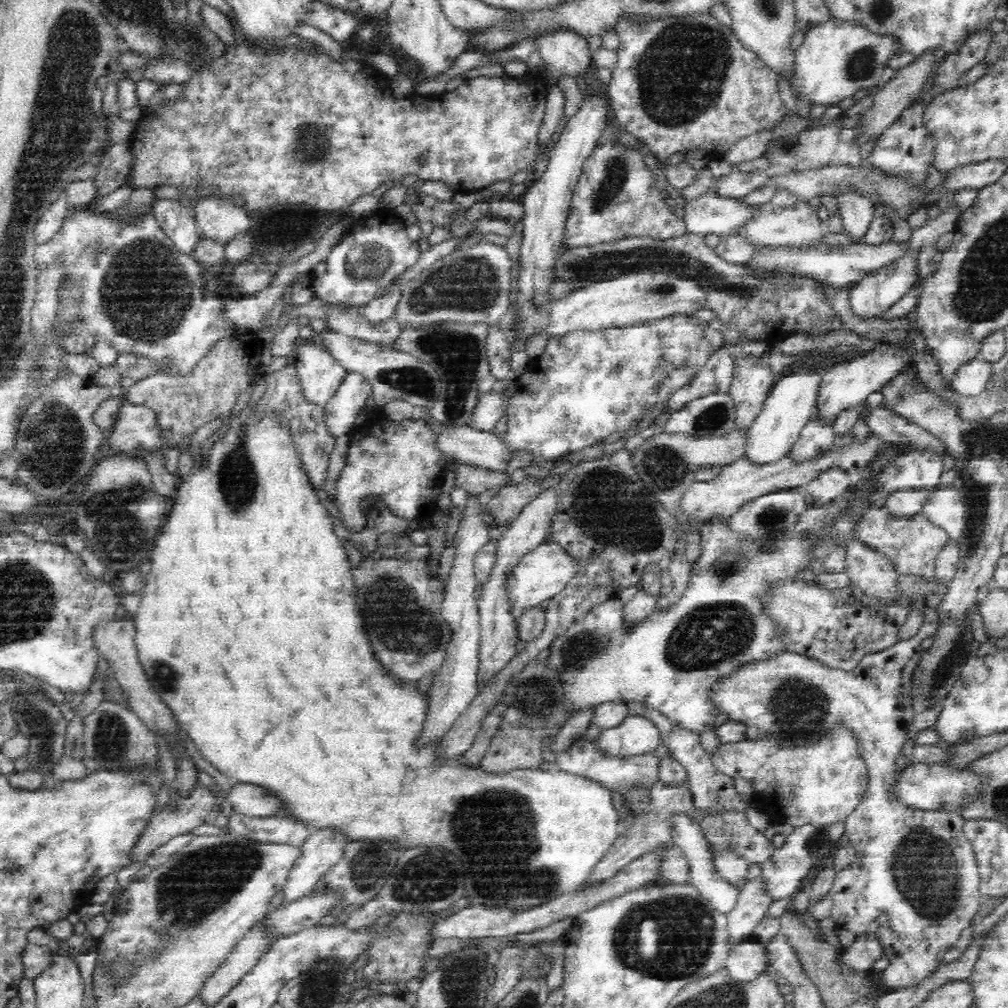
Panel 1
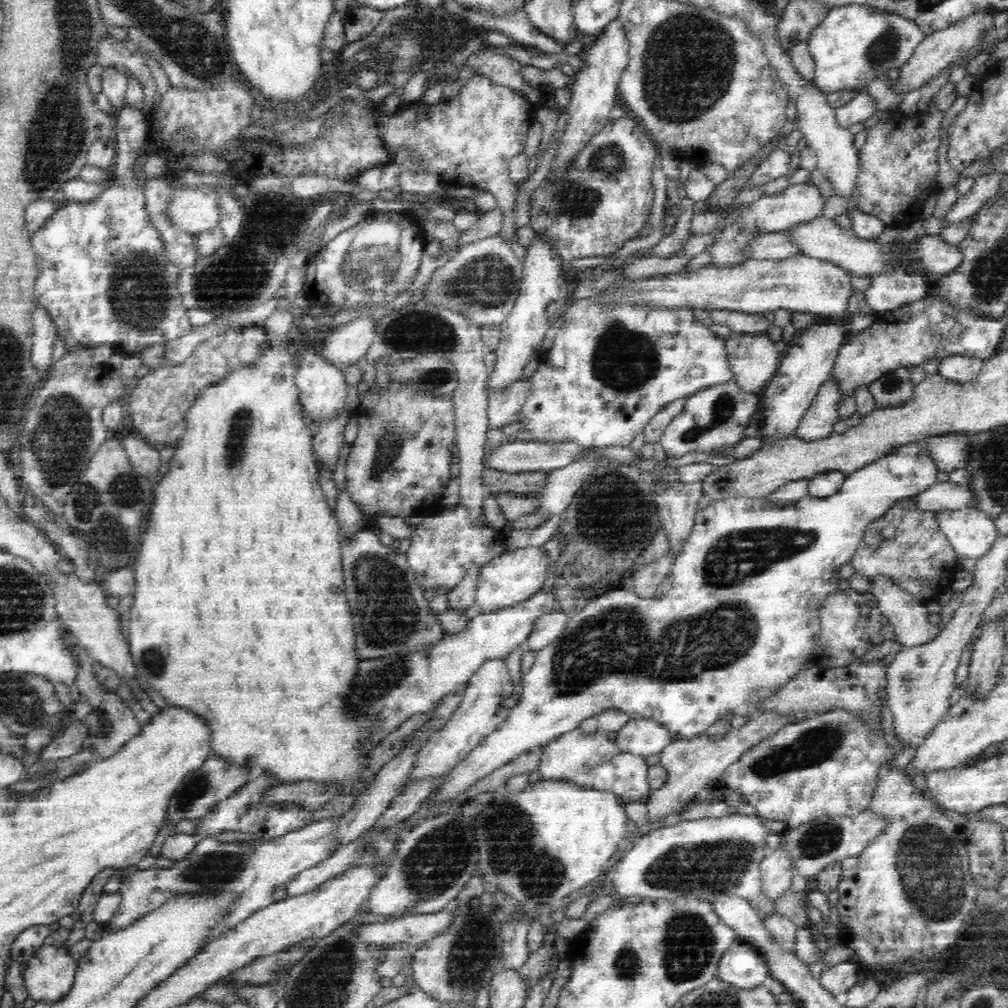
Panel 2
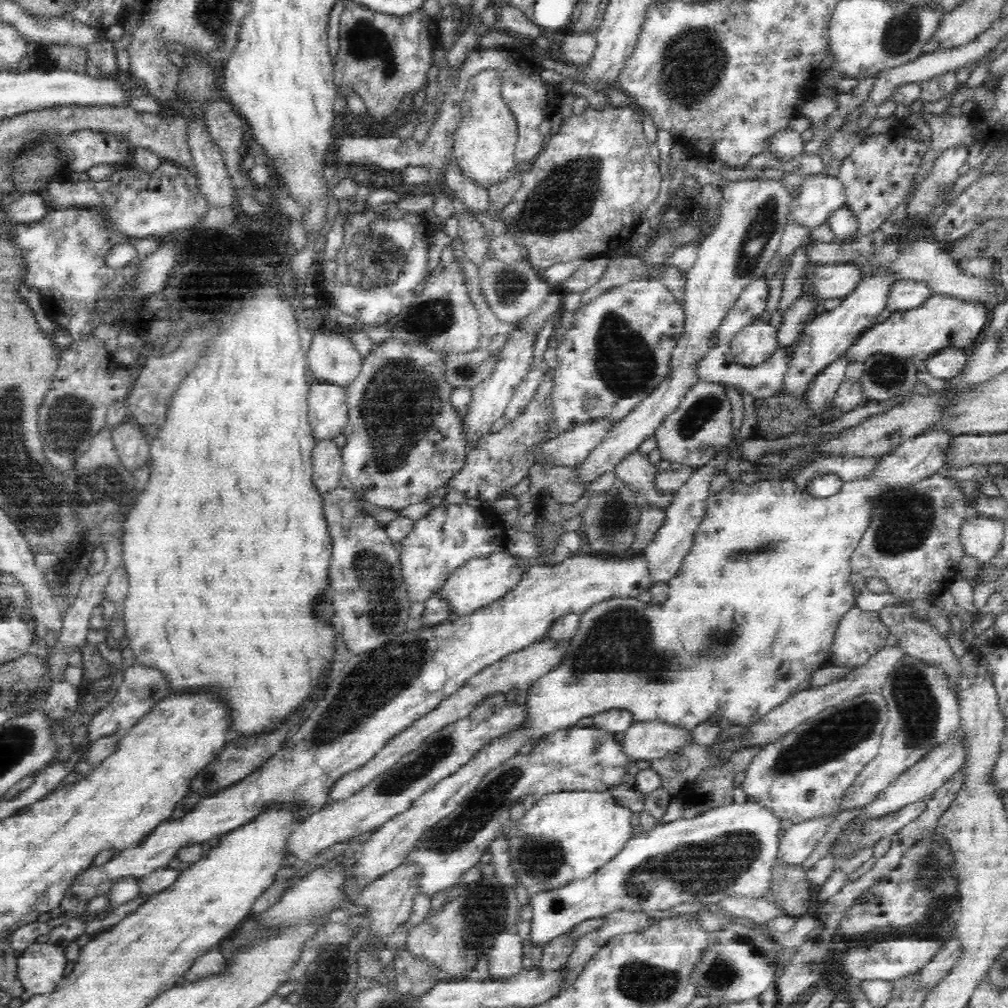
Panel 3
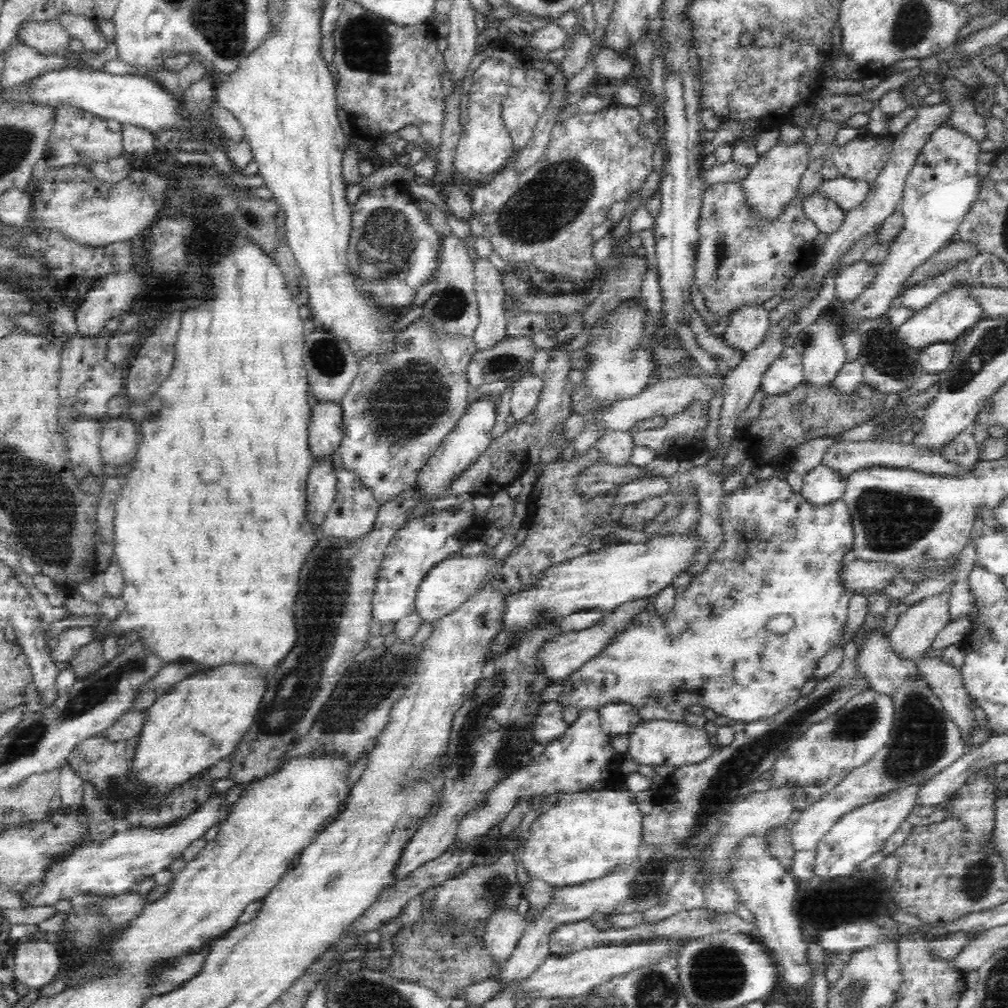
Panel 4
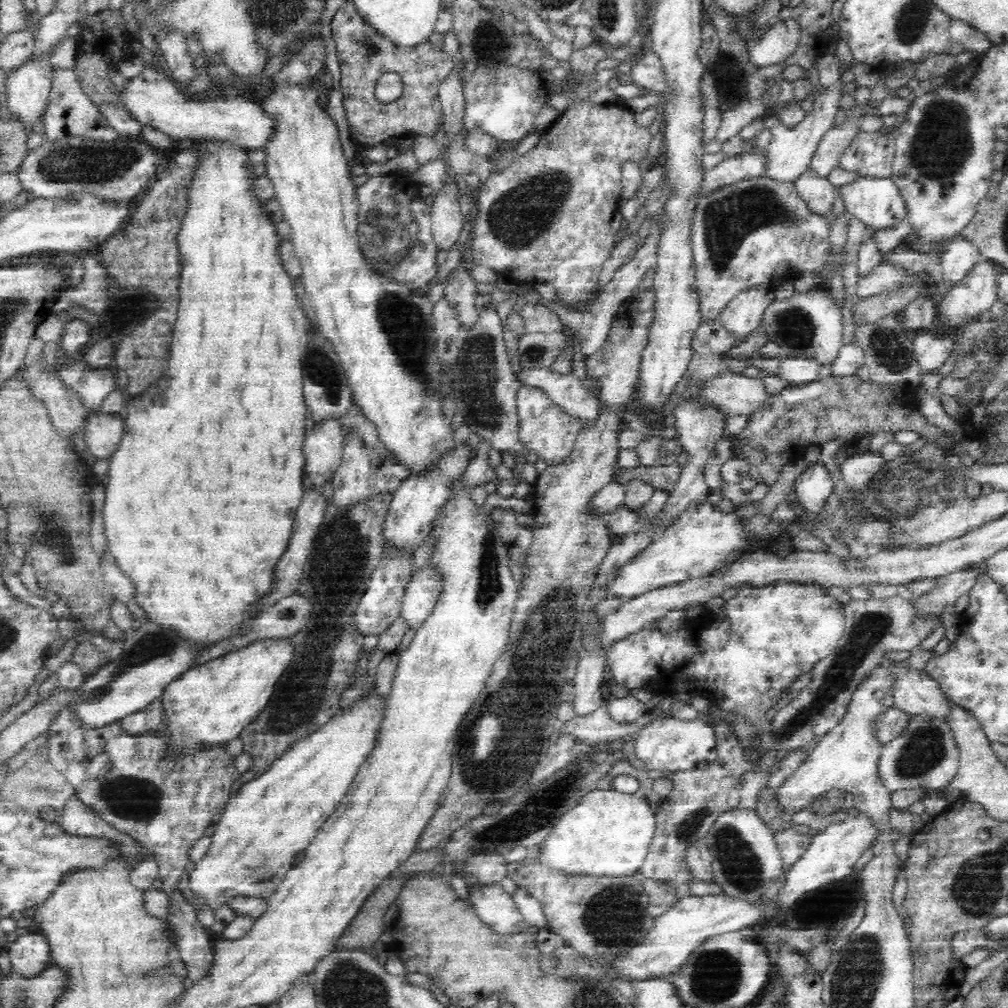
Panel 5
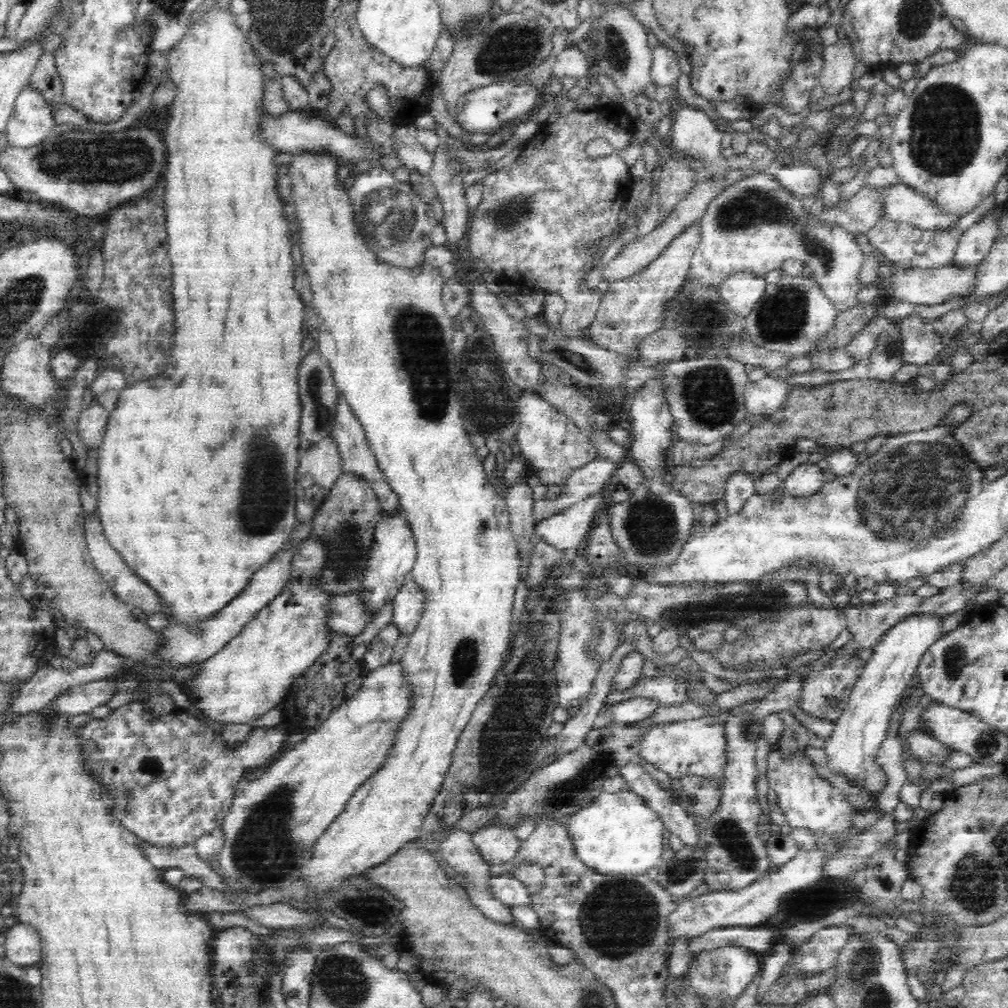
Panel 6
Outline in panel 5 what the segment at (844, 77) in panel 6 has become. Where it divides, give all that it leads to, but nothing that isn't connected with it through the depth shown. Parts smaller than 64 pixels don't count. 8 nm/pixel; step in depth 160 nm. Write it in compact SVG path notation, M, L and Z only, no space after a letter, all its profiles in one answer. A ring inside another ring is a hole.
M826 54L816 61L819 64L820 80L812 97L812 110L805 113L804 118L793 127L787 127L774 112L763 116L766 130L770 130L773 135L767 147L772 155L772 164L769 165L767 175L772 178L790 181L800 170L804 170L809 165L822 135L834 126L834 115L840 106L840 98L842 98L845 86L842 84L842 71L837 59L832 55Z

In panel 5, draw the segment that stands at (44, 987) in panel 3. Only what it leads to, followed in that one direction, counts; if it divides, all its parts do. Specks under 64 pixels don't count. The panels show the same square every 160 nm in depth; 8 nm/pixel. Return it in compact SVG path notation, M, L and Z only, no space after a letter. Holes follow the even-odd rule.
M28 929L14 942L7 943L12 969L20 975L34 975L50 966L47 940L38 932Z

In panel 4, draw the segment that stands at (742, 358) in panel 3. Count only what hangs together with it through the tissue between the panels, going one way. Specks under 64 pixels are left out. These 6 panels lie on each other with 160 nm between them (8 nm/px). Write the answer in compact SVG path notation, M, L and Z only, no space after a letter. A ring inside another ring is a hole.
M764 303L742 304L731 310L722 332L722 340L726 346L745 353L764 338L769 327L768 308Z

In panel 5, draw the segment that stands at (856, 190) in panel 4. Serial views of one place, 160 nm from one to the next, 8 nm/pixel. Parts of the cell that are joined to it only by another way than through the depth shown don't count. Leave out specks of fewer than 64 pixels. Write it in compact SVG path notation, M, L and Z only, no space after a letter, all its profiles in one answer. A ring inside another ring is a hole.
M891 176L866 177L839 189L845 201L846 210L874 230L894 228L902 222L909 222L911 210L908 208L905 196L900 192L901 188L896 186Z

